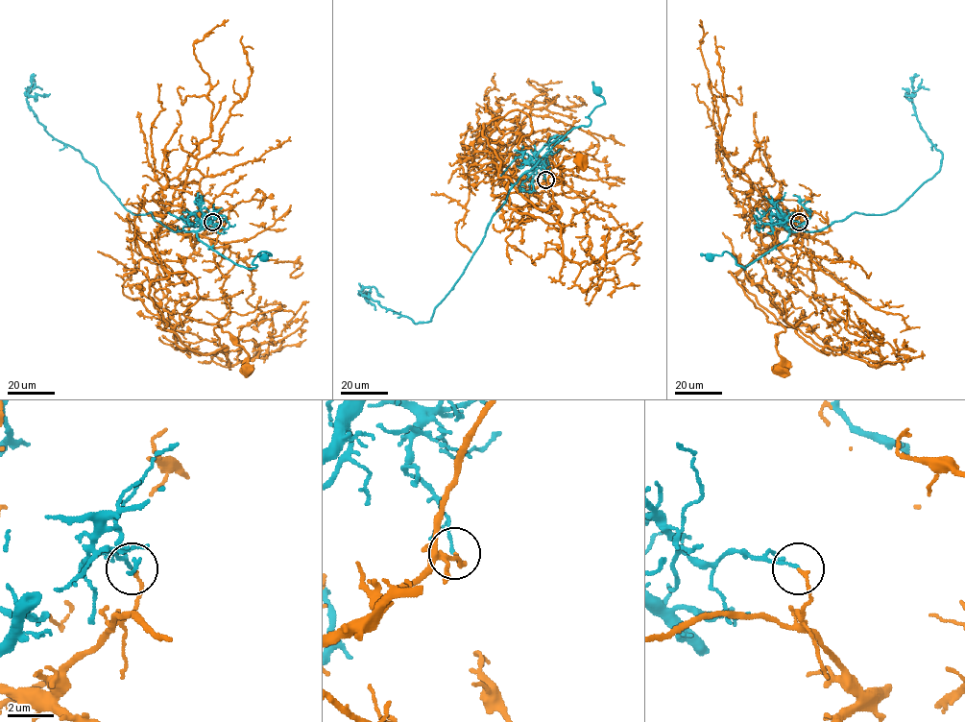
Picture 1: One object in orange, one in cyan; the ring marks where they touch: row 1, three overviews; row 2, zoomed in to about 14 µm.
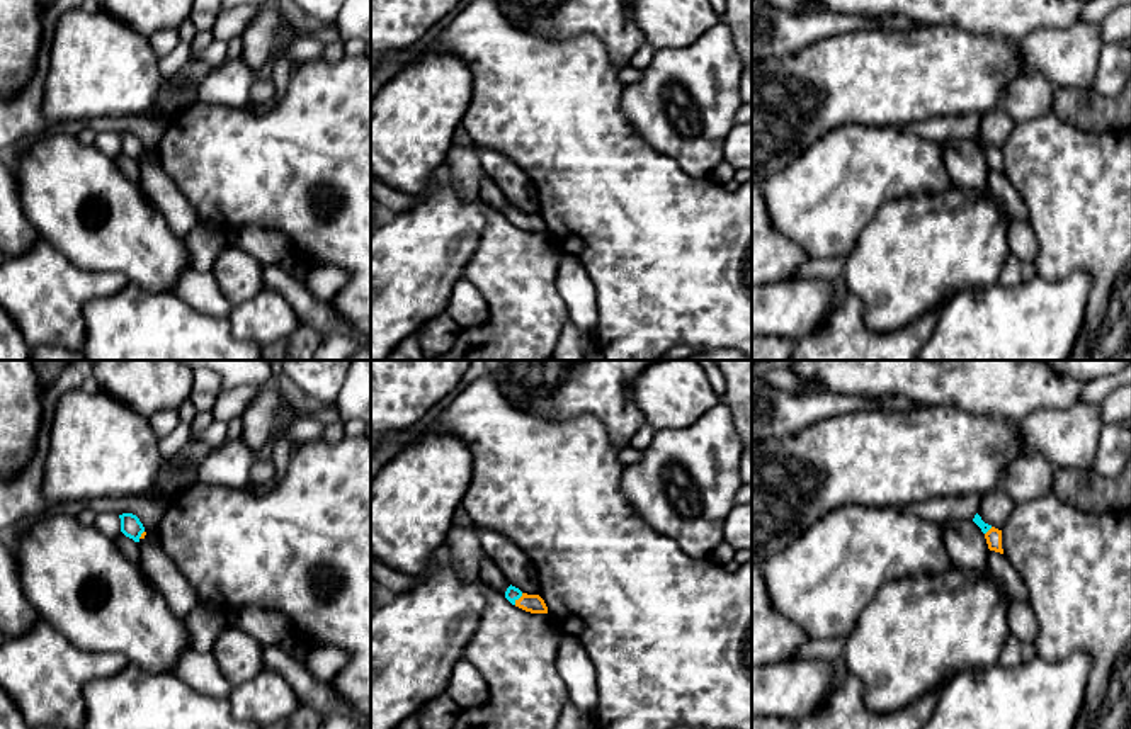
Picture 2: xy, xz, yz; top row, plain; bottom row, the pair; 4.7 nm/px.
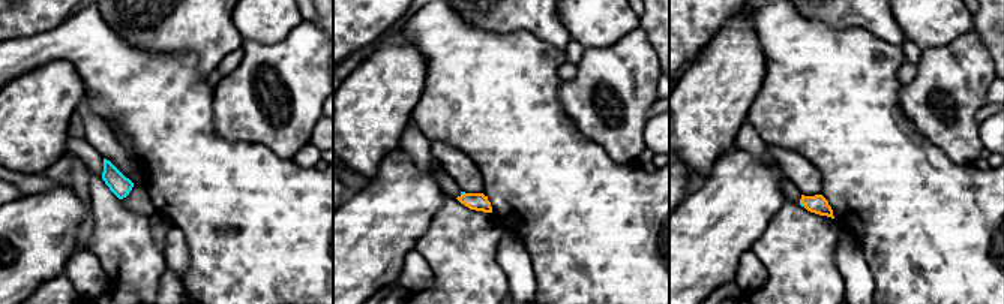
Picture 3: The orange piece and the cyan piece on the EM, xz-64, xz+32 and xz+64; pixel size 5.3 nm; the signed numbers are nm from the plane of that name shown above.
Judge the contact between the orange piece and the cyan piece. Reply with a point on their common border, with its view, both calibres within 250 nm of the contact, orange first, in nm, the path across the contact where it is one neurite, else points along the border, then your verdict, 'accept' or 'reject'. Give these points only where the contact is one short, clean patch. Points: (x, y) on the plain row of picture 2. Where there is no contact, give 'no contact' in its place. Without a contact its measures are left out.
meets orange in xz at (519, 218); 90 nm thick on the orange side, 70 nm on the other; reject

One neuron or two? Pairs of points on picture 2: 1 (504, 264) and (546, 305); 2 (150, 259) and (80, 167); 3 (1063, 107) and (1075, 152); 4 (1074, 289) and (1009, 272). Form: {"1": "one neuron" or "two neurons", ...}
{"1": "one neuron", "2": "one neuron", "3": "two neurons", "4": "two neurons"}

